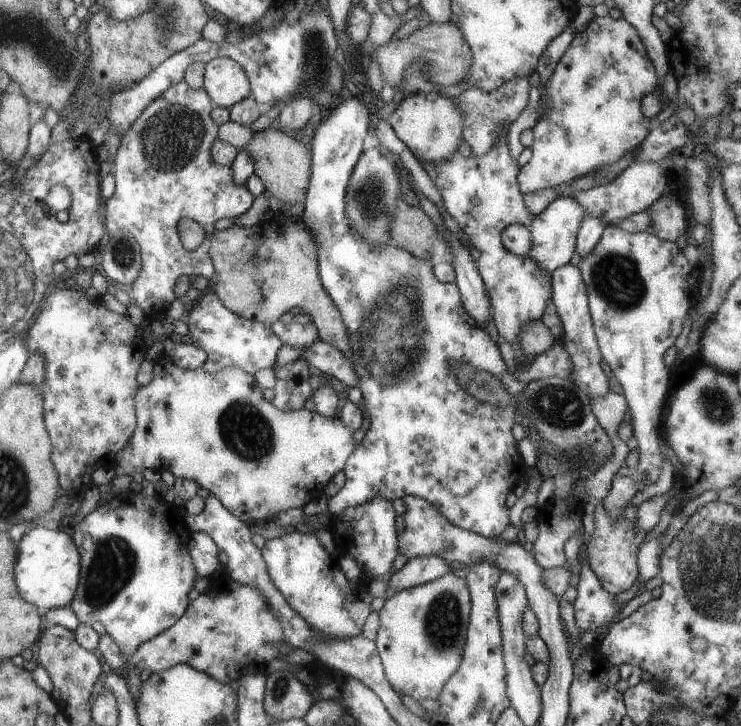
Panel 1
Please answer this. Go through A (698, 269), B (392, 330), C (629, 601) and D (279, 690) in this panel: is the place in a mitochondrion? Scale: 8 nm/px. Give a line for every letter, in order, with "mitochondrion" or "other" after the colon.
A: other
B: mitochondrion
C: other
D: mitochondrion

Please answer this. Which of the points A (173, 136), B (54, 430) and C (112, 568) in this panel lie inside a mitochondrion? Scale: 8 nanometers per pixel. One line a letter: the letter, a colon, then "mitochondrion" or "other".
A: mitochondrion
B: other
C: mitochondrion

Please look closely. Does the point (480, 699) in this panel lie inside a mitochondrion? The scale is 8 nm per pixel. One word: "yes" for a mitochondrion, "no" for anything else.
yes

